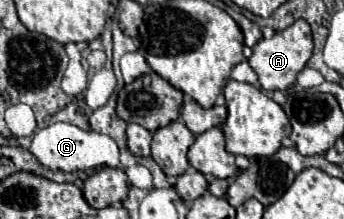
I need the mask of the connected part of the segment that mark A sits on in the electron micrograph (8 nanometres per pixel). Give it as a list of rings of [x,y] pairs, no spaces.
[[[298,19],[294,25],[276,31],[274,37],[262,39],[252,47],[252,57],[248,59],[250,67],[258,75],[258,83],[264,91],[286,91],[296,83],[296,75],[306,67],[308,59],[312,57],[312,33],[310,25],[304,19]]]

